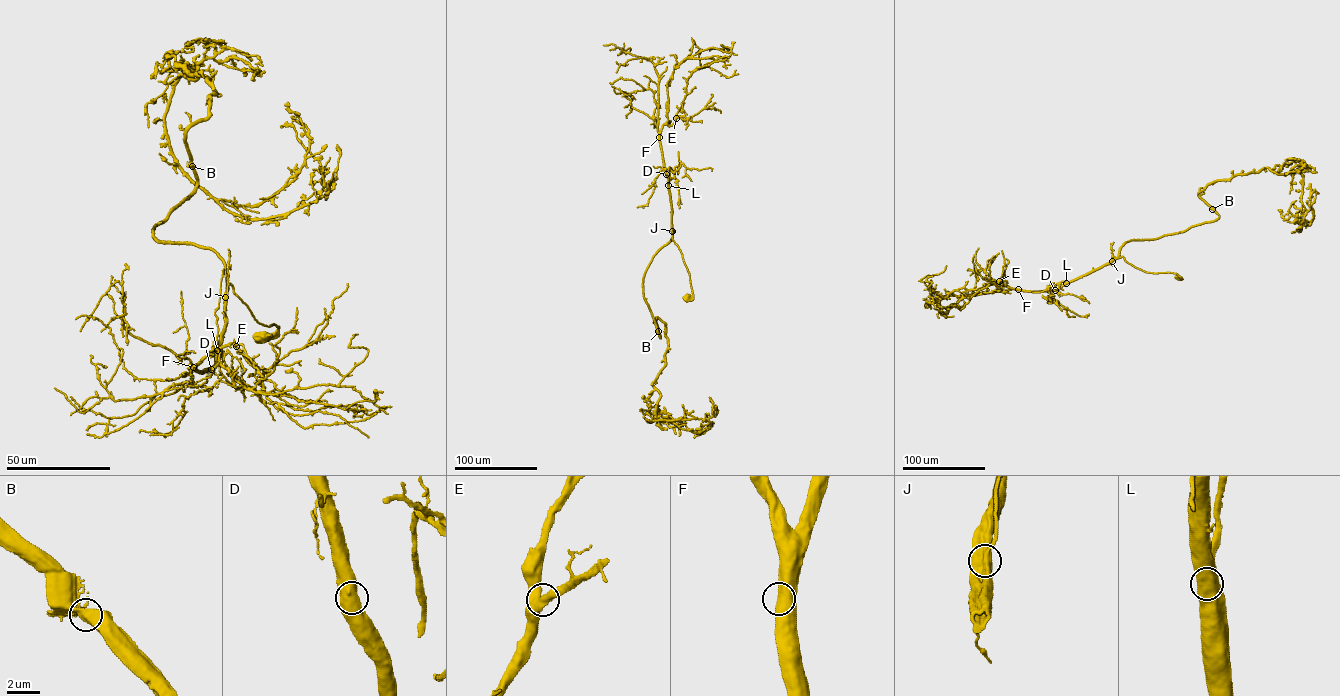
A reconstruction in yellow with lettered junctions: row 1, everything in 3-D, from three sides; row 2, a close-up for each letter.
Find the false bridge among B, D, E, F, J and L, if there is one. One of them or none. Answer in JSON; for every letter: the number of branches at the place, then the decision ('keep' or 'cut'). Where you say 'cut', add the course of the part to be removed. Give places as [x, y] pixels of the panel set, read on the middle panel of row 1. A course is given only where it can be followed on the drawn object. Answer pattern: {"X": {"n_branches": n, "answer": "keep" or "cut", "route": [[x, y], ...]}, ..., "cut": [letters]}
{"B": {"n_branches": 2, "answer": "keep"}, "D": {"n_branches": 2, "answer": "keep"}, "E": {"n_branches": 2, "answer": "keep"}, "F": {"n_branches": 2, "answer": "keep"}, "J": {"n_branches": 2, "answer": "keep"}, "L": {"n_branches": 2, "answer": "keep"}, "cut": []}

